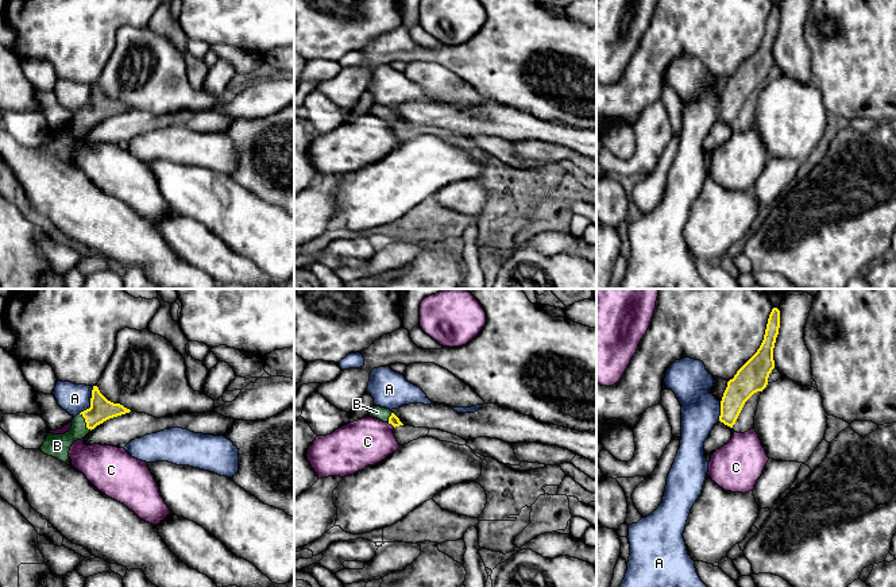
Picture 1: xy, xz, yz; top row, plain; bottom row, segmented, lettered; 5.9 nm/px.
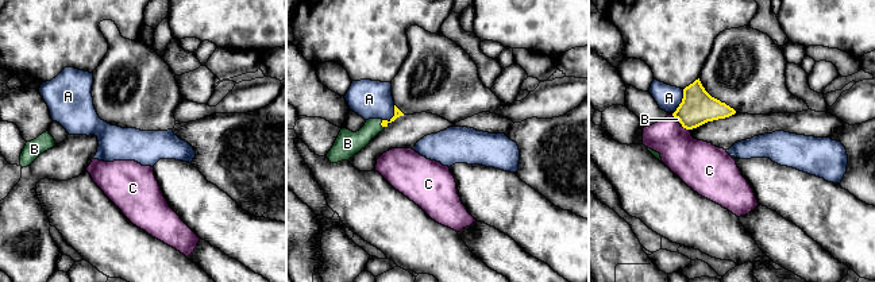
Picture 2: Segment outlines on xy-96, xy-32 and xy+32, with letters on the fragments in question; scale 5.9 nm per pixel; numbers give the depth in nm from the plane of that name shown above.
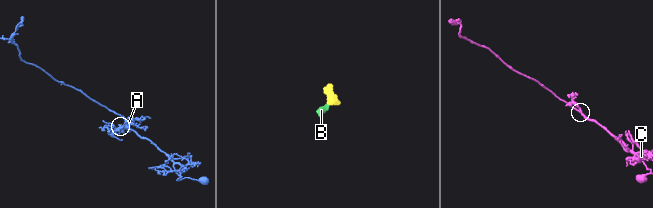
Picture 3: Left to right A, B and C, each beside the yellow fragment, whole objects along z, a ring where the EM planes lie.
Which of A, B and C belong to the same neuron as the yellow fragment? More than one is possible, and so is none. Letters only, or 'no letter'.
B

